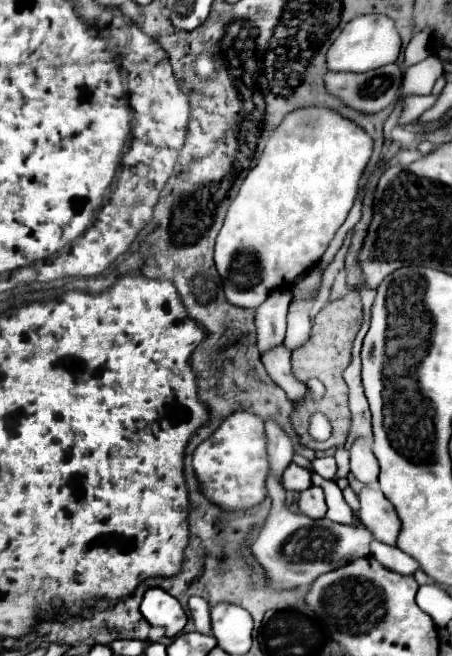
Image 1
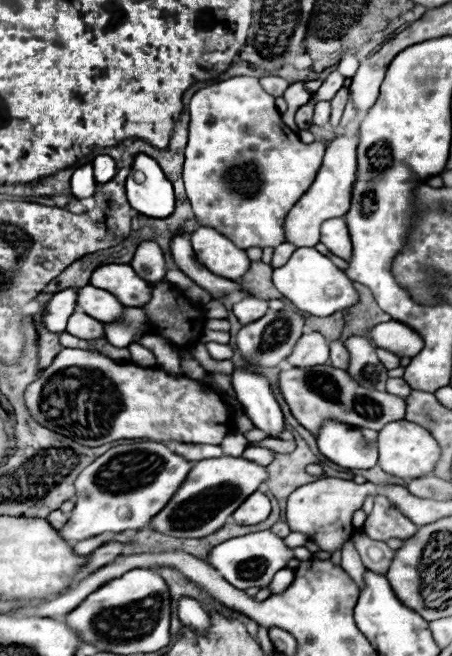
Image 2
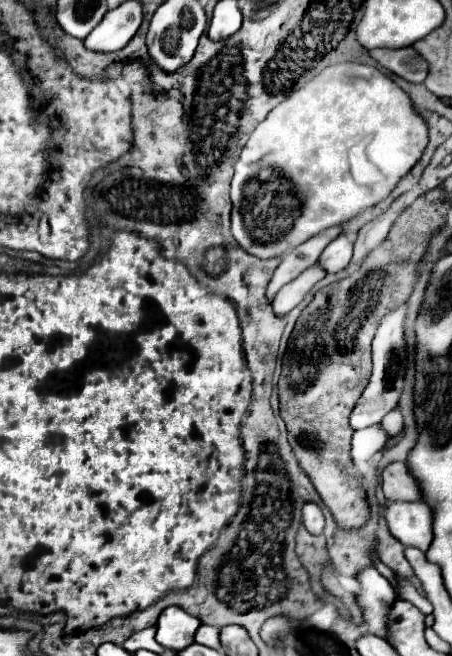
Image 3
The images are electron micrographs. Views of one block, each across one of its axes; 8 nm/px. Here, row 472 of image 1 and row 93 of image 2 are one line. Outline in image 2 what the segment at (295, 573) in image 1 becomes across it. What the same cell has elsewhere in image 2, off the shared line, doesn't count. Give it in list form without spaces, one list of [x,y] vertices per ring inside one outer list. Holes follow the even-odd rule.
[[[264,76],[264,78],[260,78],[260,84],[262,84],[262,88],[264,88],[268,94],[272,94],[274,98],[282,96],[284,90],[288,88],[288,82],[286,82],[284,78],[278,78],[278,76]]]

